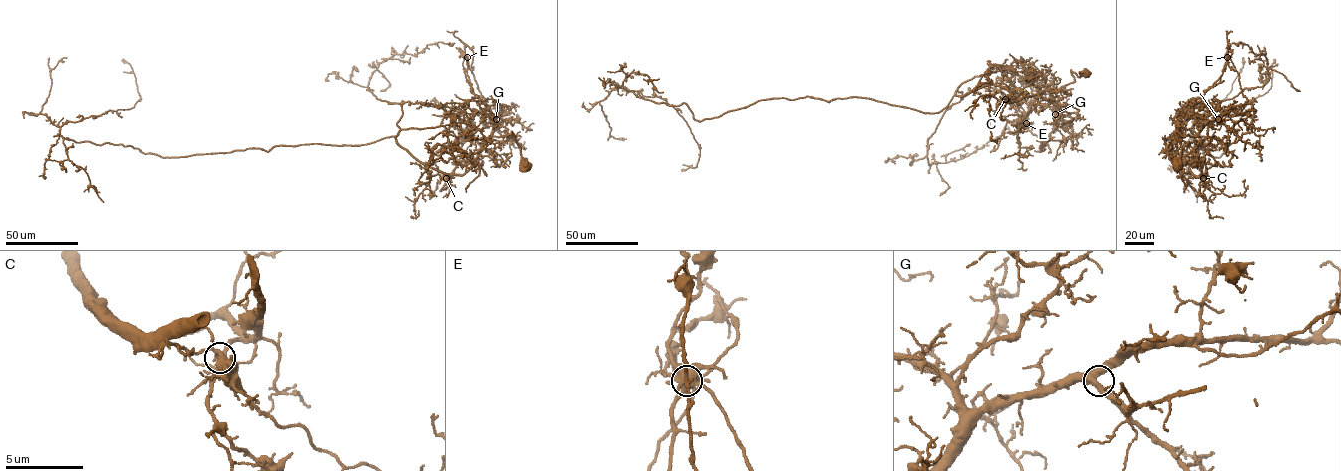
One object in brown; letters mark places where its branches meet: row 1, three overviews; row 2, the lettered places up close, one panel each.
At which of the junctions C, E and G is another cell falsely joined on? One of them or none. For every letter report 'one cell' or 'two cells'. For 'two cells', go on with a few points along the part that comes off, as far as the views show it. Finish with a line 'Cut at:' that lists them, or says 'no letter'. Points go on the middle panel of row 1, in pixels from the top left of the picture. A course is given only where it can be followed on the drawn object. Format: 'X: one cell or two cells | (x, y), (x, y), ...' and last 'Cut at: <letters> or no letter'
C: one cell
E: one cell
G: one cell
Cut at: no letter

